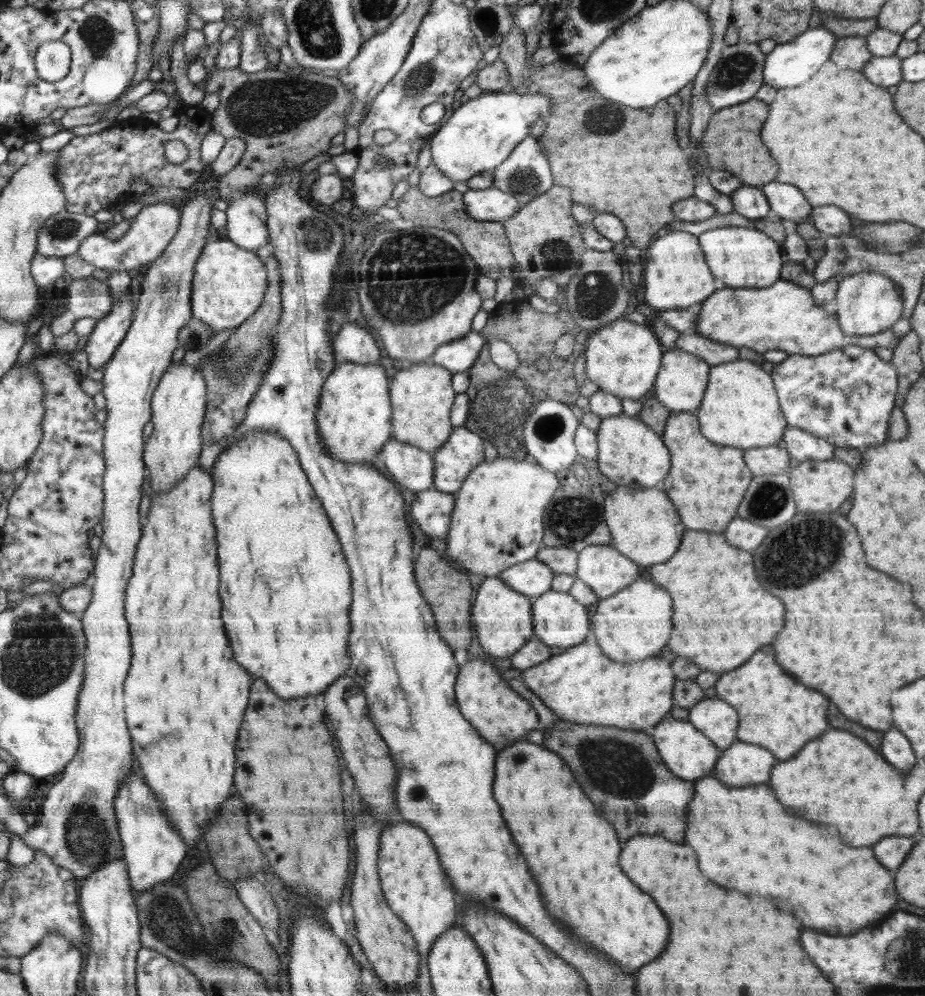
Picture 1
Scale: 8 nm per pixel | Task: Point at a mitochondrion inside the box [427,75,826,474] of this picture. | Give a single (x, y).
(496, 409)

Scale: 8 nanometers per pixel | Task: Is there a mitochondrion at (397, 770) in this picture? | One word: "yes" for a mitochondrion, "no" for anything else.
no

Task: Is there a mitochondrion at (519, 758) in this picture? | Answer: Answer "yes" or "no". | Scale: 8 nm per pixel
no

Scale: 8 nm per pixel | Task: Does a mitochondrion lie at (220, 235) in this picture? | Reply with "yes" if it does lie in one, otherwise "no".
no

